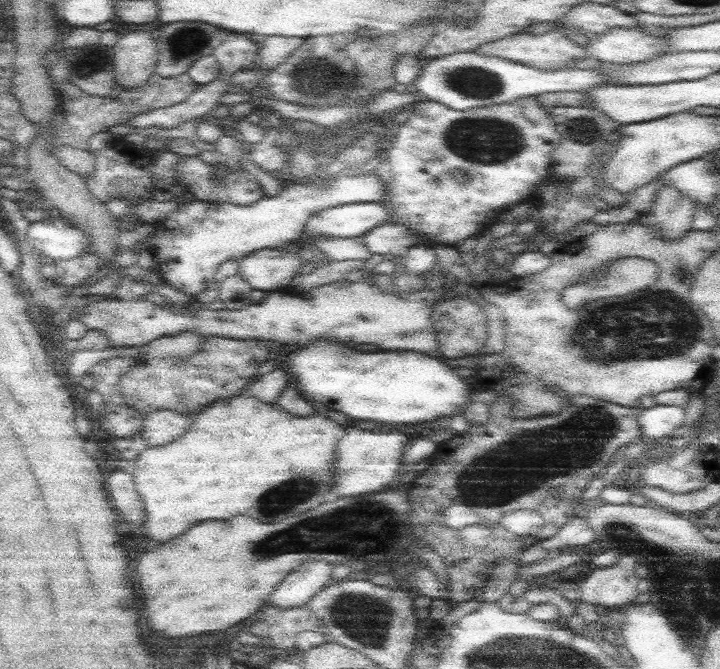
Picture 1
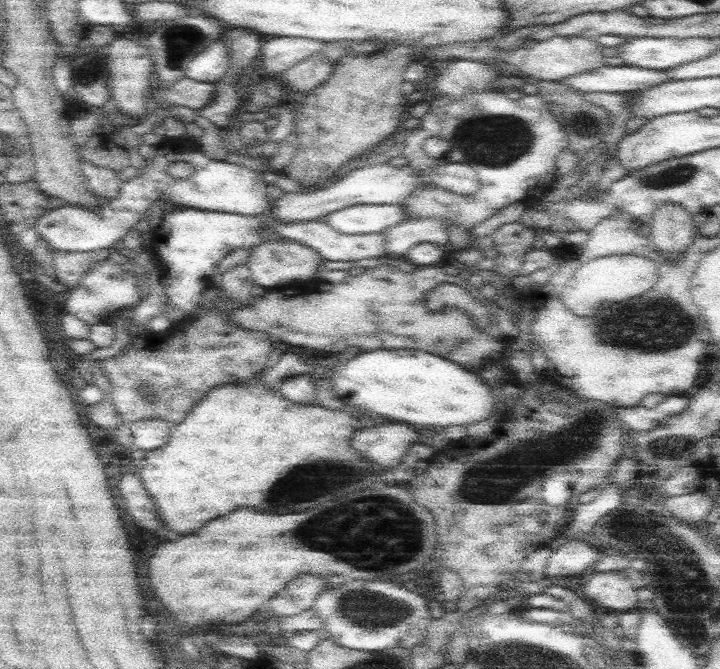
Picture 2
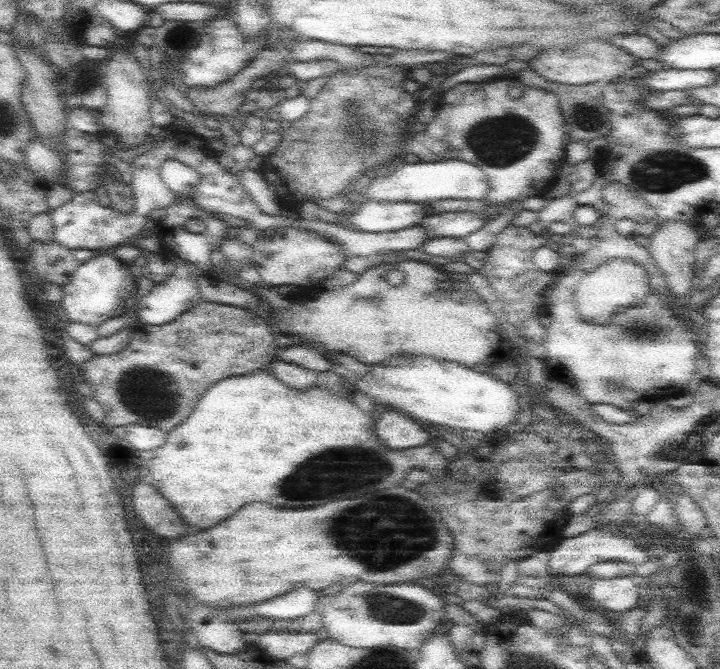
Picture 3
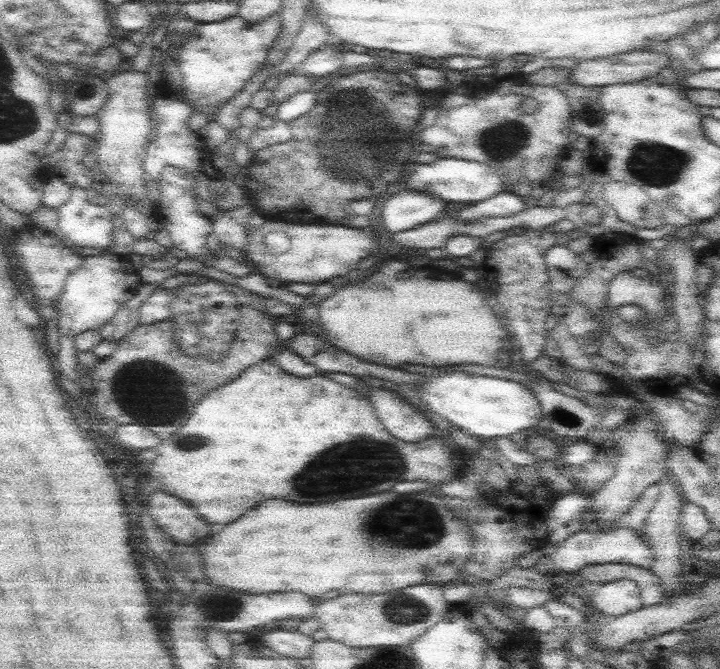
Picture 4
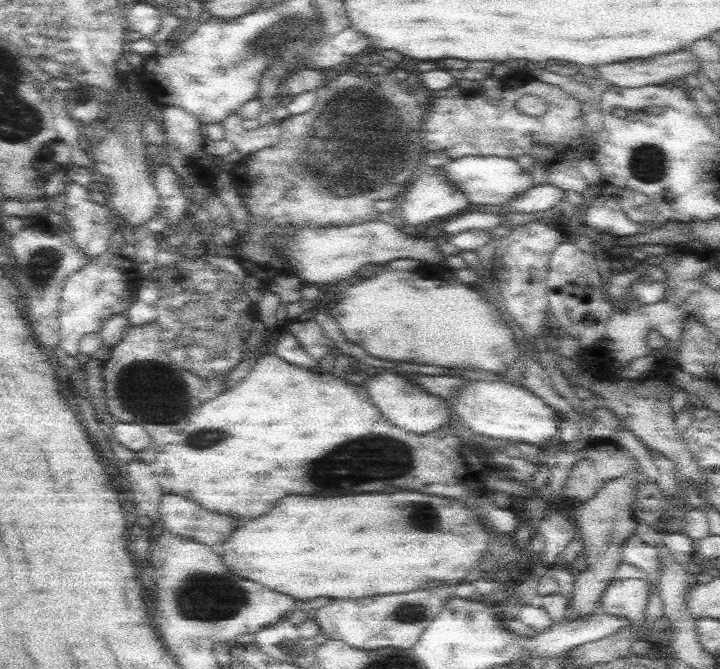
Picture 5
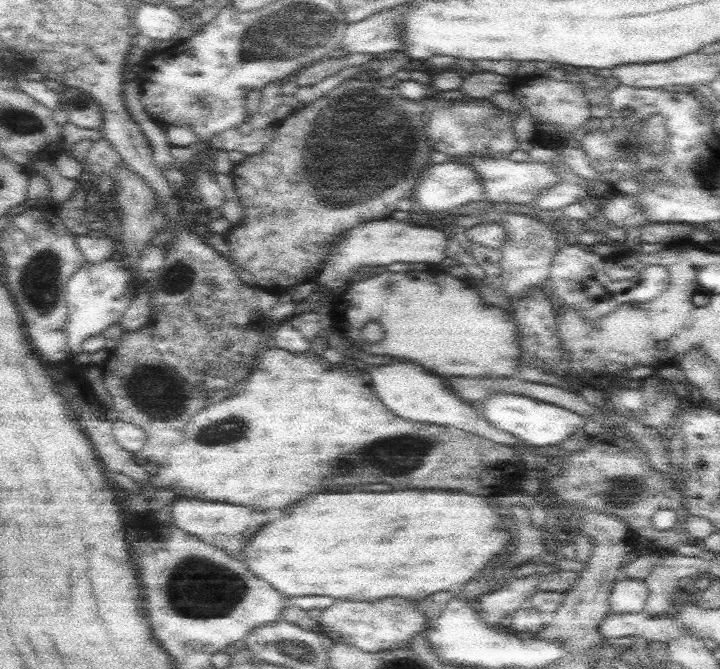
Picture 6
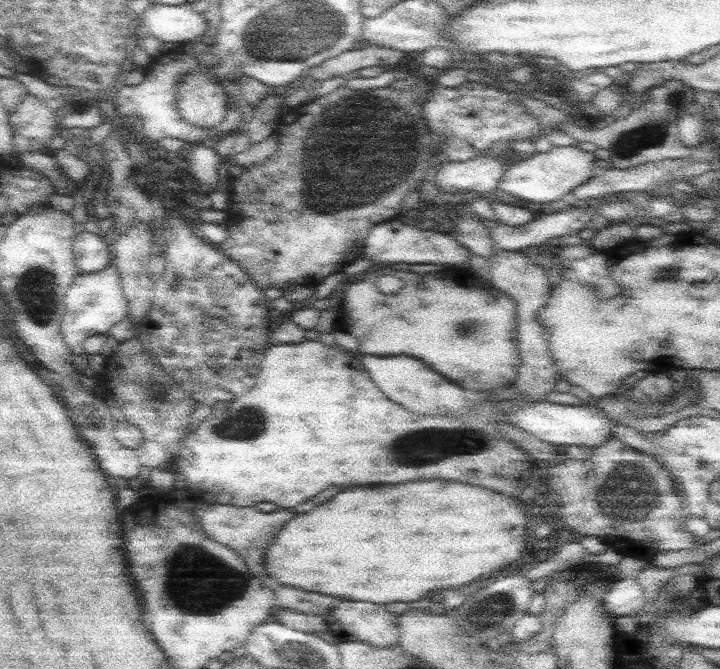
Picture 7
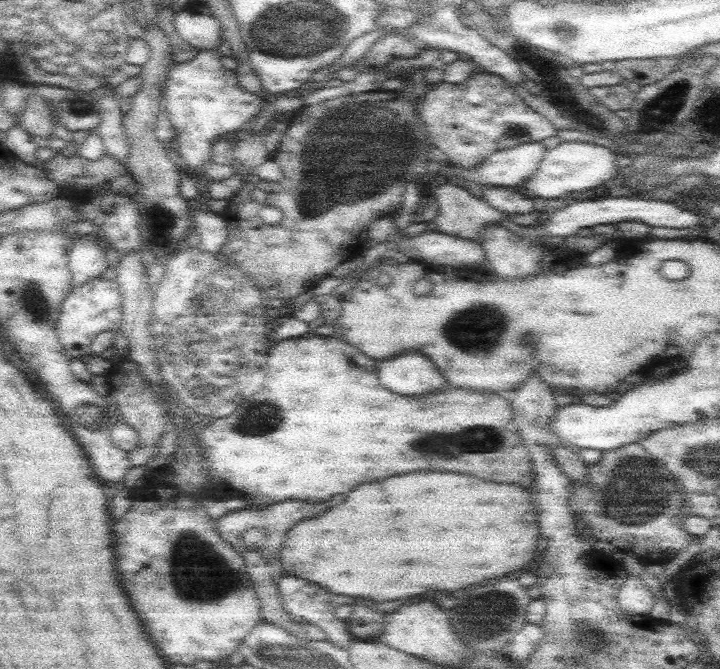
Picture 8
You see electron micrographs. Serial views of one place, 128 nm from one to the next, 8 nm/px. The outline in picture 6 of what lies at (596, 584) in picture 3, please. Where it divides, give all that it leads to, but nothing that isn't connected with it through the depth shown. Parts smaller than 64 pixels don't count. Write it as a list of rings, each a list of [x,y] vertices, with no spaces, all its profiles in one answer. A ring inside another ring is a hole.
[[[621,575],[609,596],[609,612],[612,614],[636,614],[645,610],[648,597],[649,588],[645,581]]]

